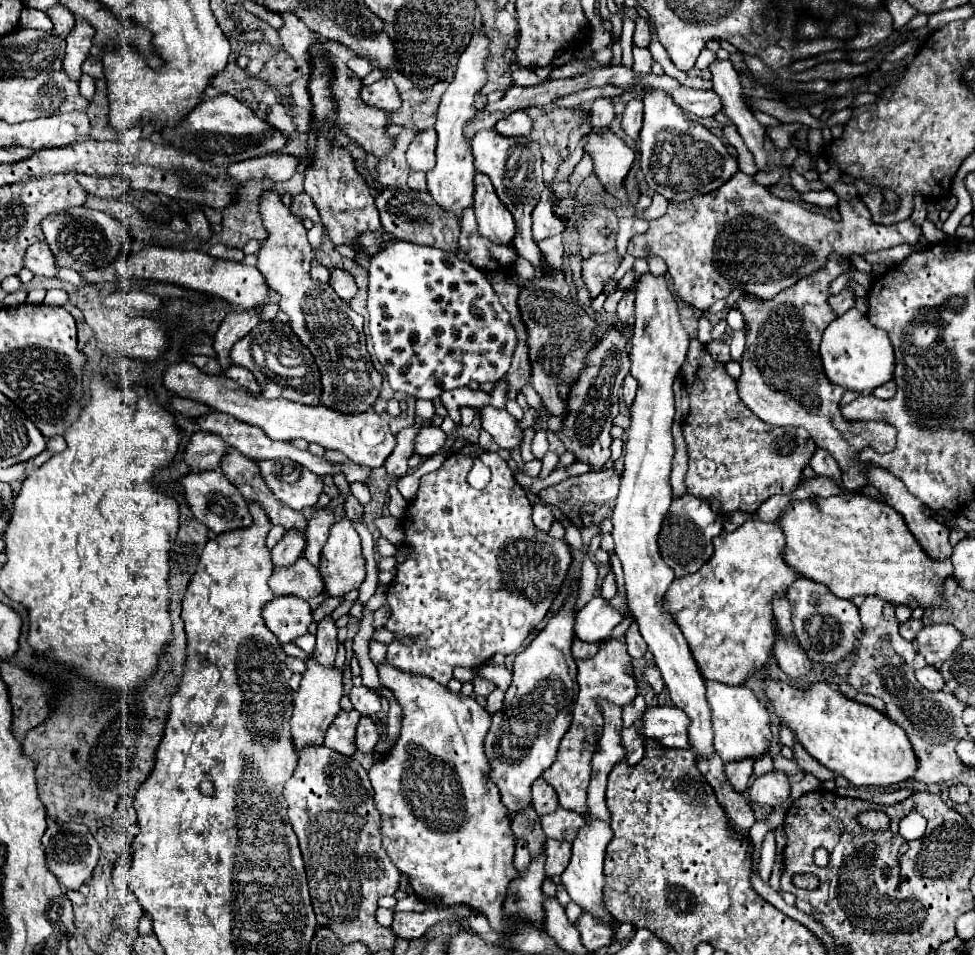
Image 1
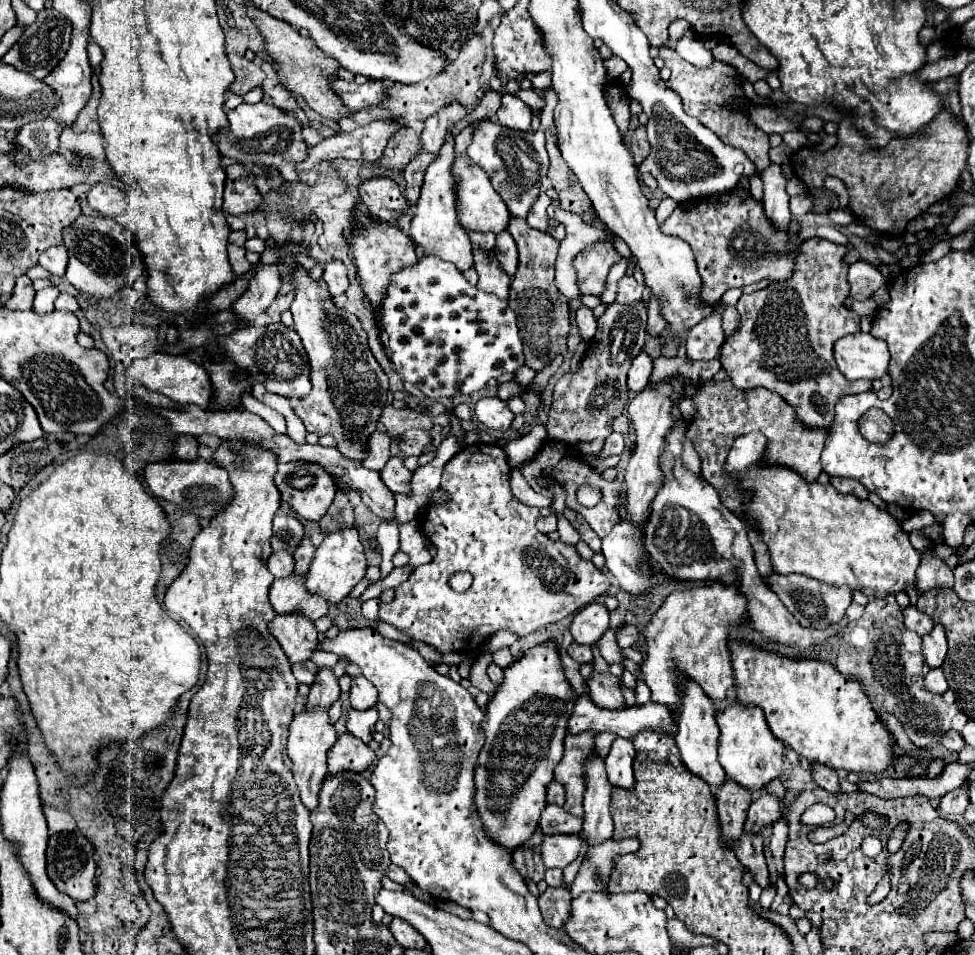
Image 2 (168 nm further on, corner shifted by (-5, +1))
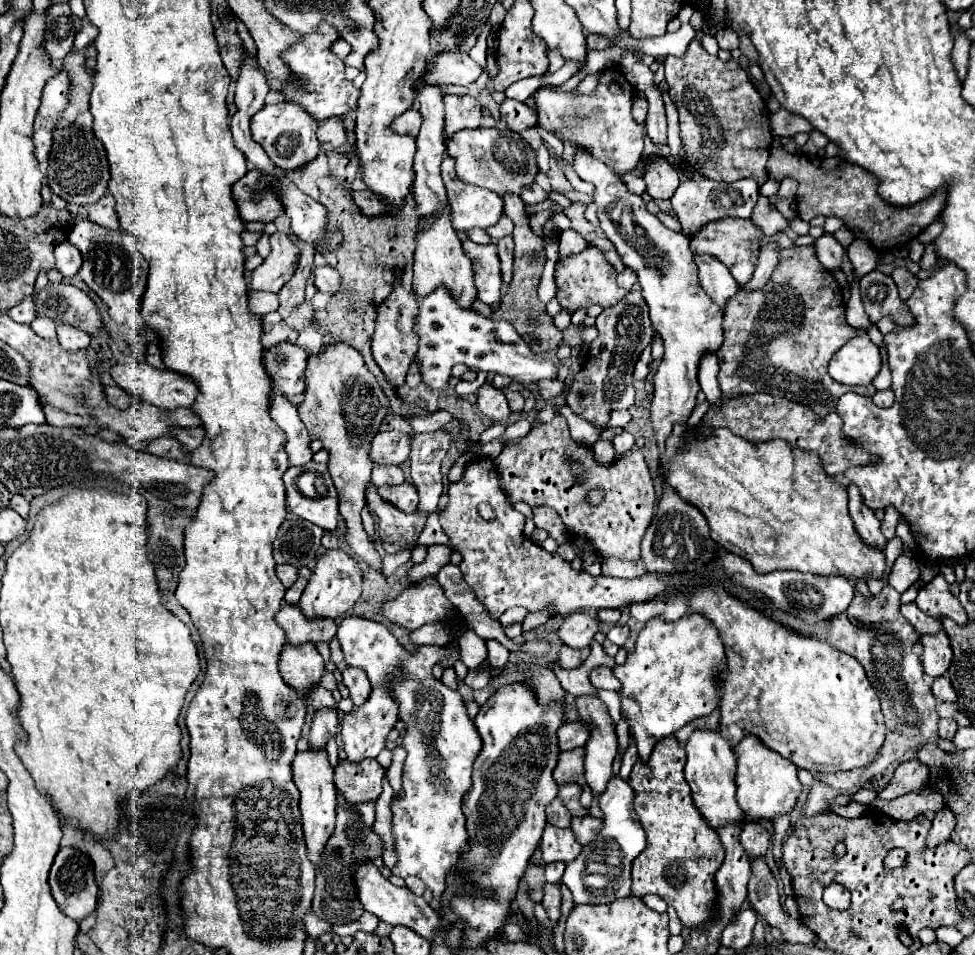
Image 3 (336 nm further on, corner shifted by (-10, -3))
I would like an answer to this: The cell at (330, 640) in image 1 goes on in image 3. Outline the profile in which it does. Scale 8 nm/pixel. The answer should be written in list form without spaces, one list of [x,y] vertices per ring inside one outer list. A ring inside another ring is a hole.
[[[320,708],[314,712],[310,734],[308,734],[308,744],[312,748],[324,748],[328,738],[336,734],[338,728],[338,710],[336,708]]]

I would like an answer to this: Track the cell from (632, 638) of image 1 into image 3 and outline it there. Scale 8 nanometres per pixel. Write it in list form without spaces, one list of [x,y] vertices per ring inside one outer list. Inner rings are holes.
[[[616,624],[616,626],[606,634],[606,638],[612,640],[614,644],[618,644],[618,646],[624,646],[624,642],[626,642],[628,636],[630,636],[630,628],[628,628],[628,626],[620,626],[620,624]]]

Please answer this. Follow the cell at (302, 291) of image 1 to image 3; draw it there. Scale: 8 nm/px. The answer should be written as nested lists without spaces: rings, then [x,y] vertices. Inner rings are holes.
[[[342,340],[326,344],[322,352],[310,354],[306,366],[306,390],[304,402],[298,406],[298,416],[306,424],[310,438],[318,438],[322,446],[330,452],[328,470],[338,488],[340,498],[340,514],[344,516],[348,530],[346,538],[358,558],[366,560],[374,568],[382,568],[380,554],[370,544],[362,520],[360,510],[366,506],[364,488],[370,484],[372,460],[368,458],[368,450],[372,446],[372,436],[380,430],[384,416],[388,414],[390,402],[378,384],[378,378],[368,372],[364,358],[350,344]]]

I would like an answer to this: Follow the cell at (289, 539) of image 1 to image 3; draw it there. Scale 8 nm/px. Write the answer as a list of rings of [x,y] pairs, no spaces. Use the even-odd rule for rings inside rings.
[[[280,564],[276,566],[276,576],[286,588],[290,588],[296,582],[296,568],[292,568],[292,564]]]

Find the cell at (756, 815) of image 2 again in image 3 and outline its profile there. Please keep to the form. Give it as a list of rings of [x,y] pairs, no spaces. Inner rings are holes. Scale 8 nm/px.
[[[746,822],[746,826],[742,828],[742,834],[740,834],[740,842],[746,848],[750,858],[764,856],[766,850],[768,850],[770,834],[762,826],[762,822]]]

